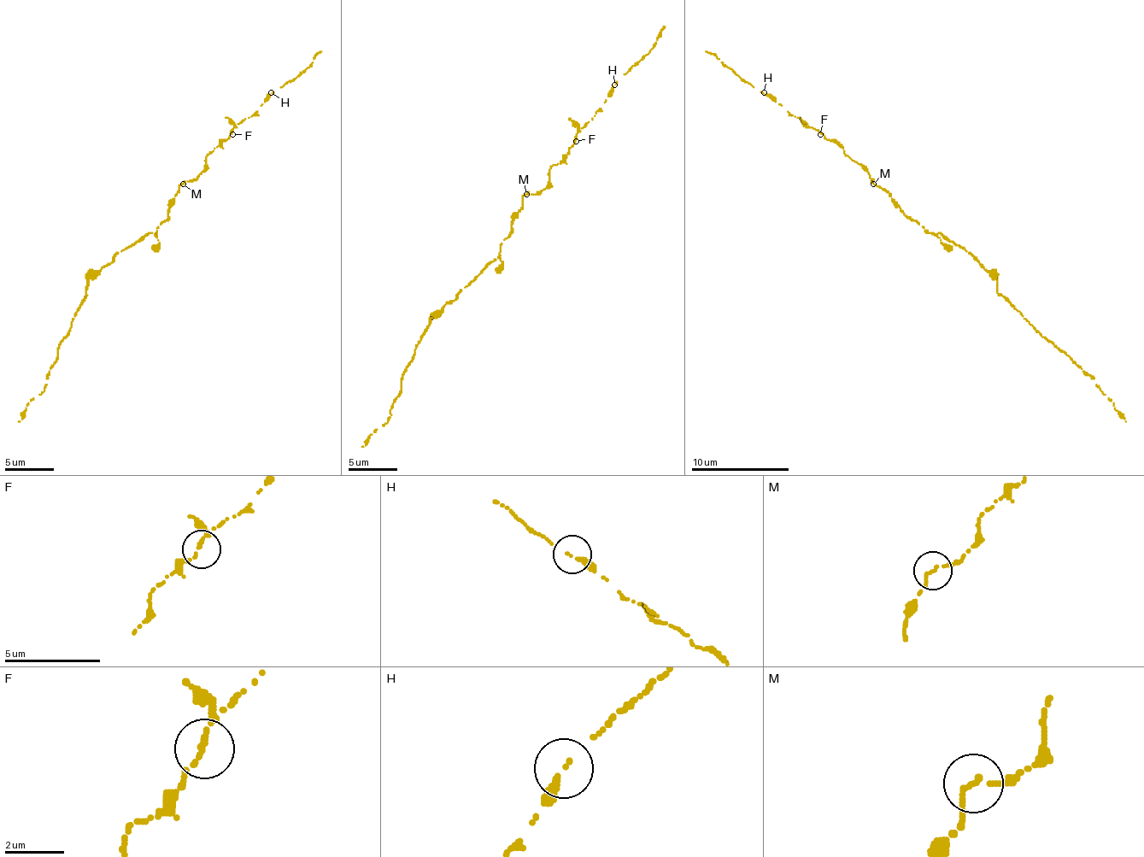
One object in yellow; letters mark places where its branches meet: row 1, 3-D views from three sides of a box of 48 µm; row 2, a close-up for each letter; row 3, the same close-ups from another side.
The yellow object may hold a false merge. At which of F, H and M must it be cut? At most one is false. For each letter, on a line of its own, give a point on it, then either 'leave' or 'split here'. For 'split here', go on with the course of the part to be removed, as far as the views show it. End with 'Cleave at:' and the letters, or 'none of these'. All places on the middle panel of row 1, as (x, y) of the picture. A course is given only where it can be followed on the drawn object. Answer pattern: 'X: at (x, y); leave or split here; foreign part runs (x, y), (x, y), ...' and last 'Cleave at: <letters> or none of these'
F: at (576, 141); leave
H: at (614, 85); leave
M: at (526, 194); leave
Cleave at: none of these

